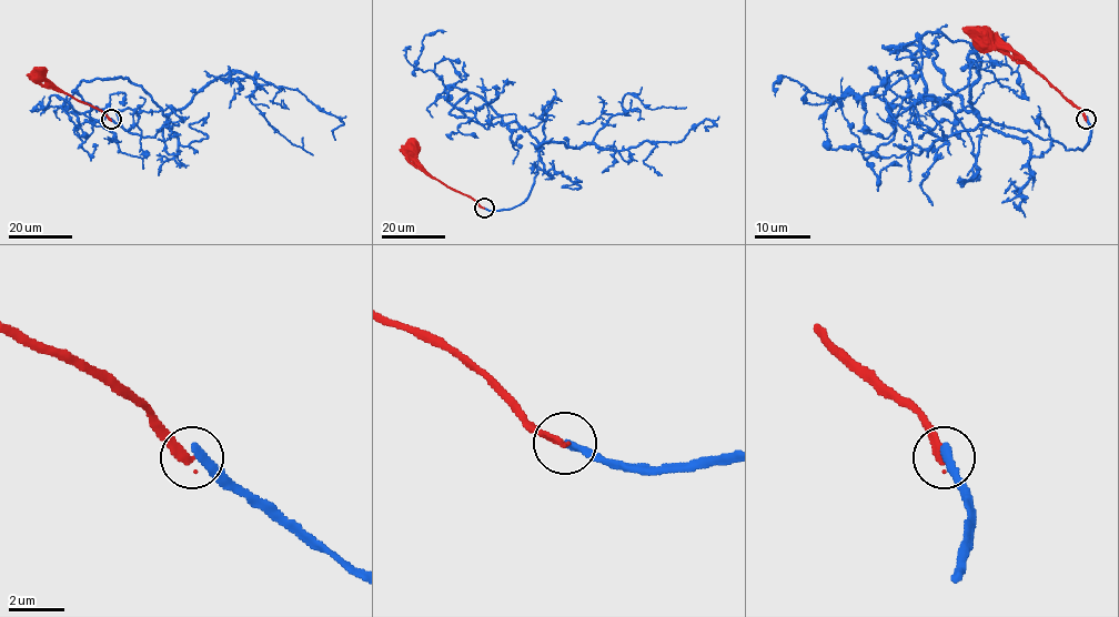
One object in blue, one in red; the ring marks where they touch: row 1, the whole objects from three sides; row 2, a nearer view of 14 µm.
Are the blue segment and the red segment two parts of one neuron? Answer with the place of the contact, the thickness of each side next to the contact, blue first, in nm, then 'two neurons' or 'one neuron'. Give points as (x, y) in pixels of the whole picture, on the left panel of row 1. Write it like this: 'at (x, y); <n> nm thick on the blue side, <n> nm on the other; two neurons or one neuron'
at (111, 119); 300 nm thick on the blue side, 260 nm on the other; two neurons

